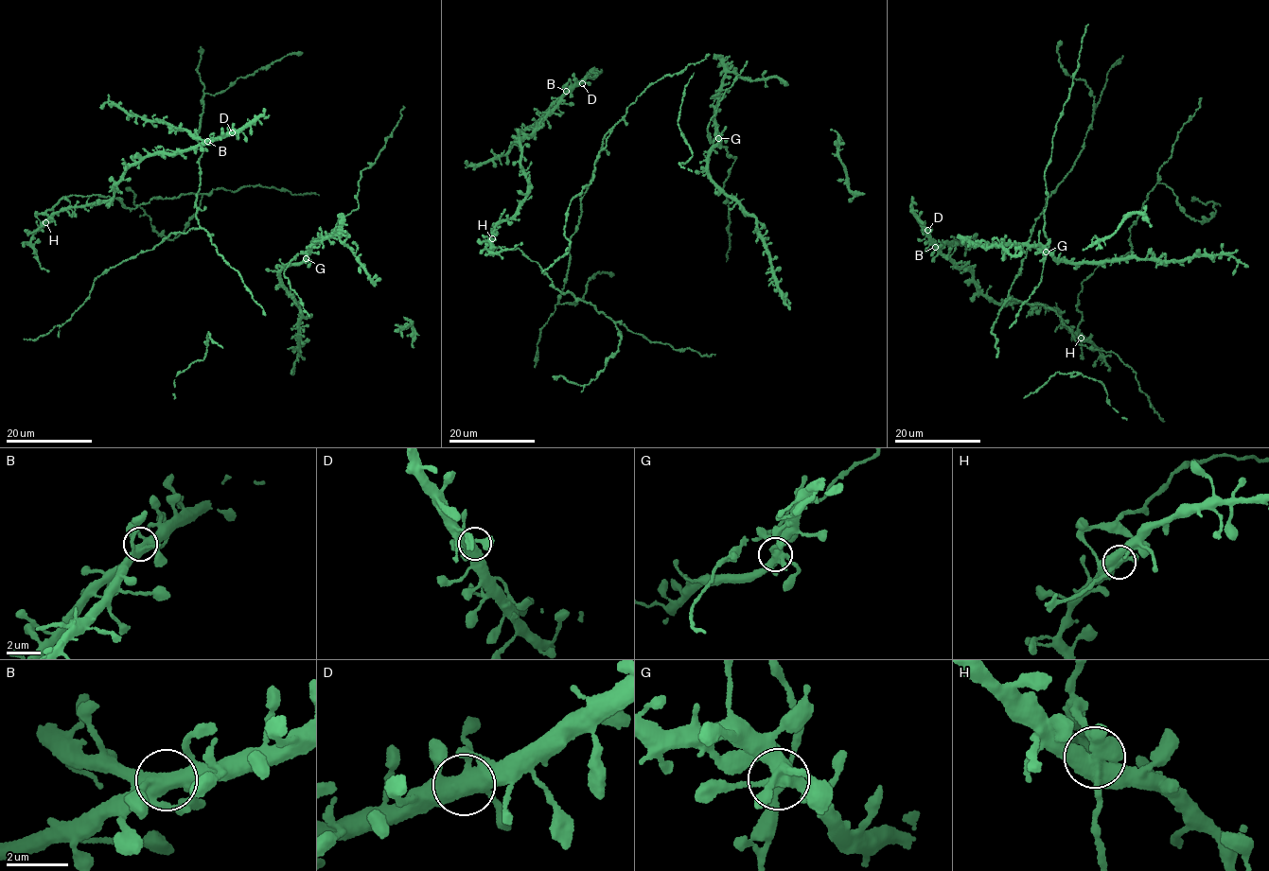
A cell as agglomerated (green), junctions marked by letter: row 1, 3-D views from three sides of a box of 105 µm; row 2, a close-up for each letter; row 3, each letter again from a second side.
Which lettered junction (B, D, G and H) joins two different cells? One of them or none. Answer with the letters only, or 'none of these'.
H

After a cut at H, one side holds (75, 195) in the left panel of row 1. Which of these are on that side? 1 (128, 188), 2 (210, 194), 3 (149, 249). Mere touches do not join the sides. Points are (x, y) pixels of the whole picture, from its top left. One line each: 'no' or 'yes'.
1: yes
2: yes
3: no

